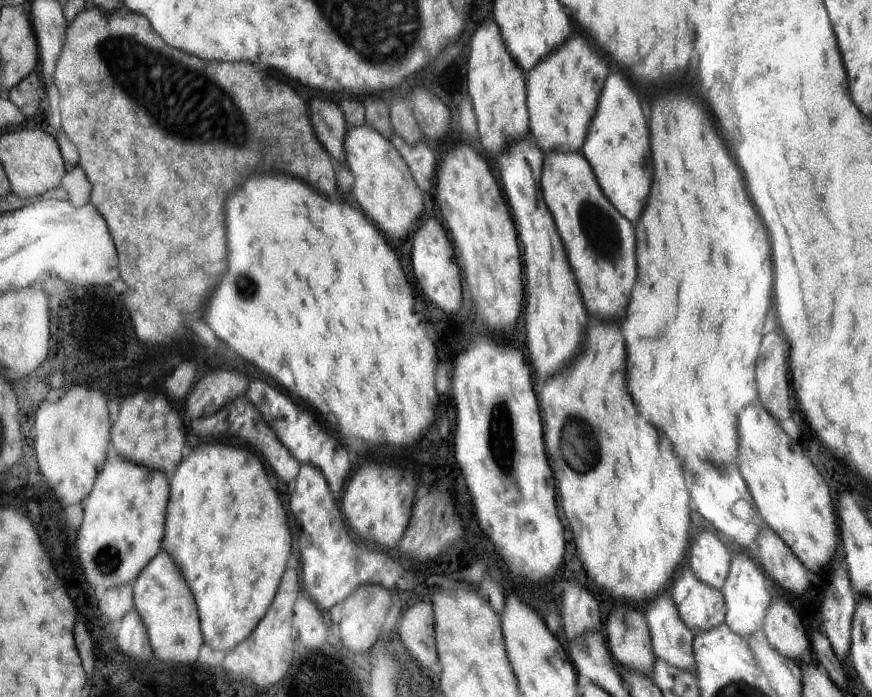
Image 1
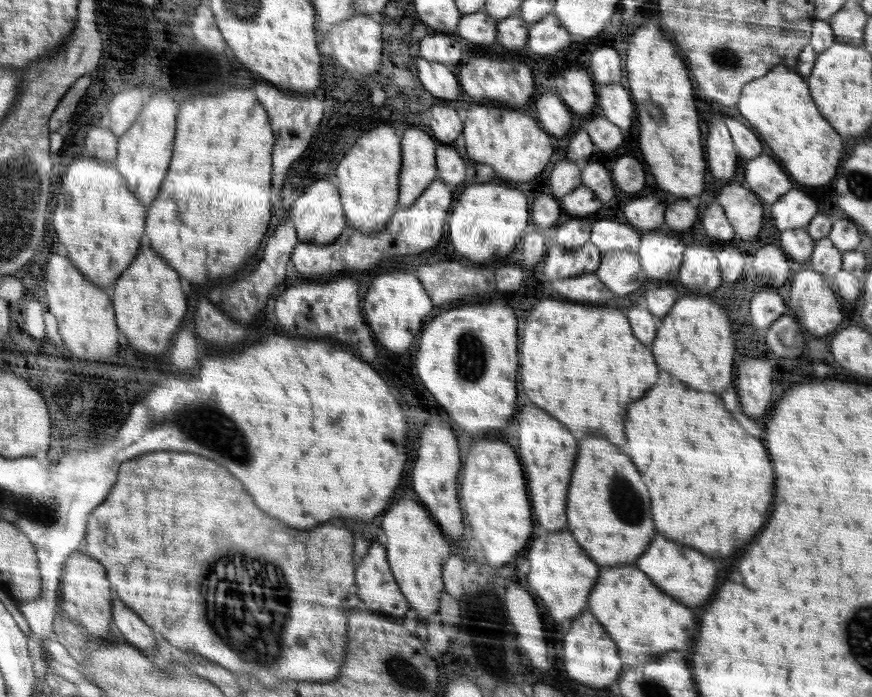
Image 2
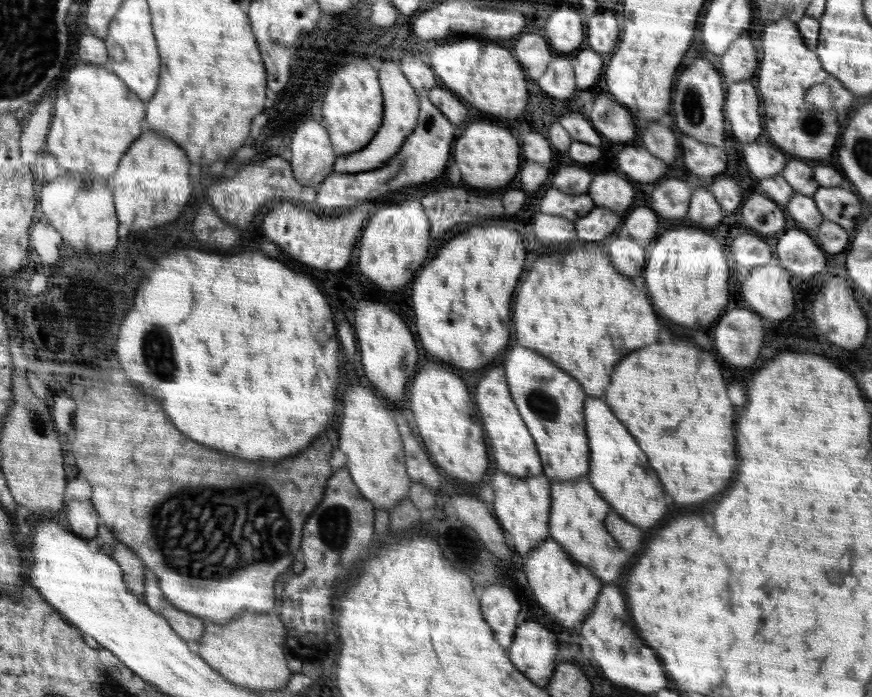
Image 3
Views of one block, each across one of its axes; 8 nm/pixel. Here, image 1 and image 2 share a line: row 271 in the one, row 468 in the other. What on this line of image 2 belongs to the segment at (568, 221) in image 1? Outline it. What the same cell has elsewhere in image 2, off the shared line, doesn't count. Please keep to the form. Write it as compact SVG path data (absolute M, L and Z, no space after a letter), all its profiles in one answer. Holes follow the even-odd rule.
M606 438L578 442L578 453L568 489L568 530L600 567L635 564L654 536L650 498L632 460ZM640 506L640 518L638 518Z

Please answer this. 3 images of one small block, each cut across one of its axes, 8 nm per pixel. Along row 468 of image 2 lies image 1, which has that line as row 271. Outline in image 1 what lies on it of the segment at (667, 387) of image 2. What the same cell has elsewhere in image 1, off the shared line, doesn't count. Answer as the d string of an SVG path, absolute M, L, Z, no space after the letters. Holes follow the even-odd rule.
M666 92L660 96L652 108L652 120L650 120L650 144L652 144L652 156L654 156L654 180L652 190L648 198L648 206L644 208L642 218L636 224L636 258L638 258L638 280L634 284L630 306L626 312L624 322L620 324L620 330L624 334L626 352L628 352L628 386L632 392L632 398L636 400L640 414L646 416L650 424L654 424L672 444L672 450L682 460L684 468L694 472L702 462L712 462L716 466L736 466L740 460L738 450L738 414L756 402L756 378L754 378L754 366L758 358L758 348L762 340L762 328L764 320L770 308L772 300L772 258L770 258L770 242L766 236L766 230L762 226L762 220L758 218L746 190L742 176L732 162L728 148L724 140L720 138L718 130L714 128L714 122L704 106L696 102L692 96L686 96L686 92Z

